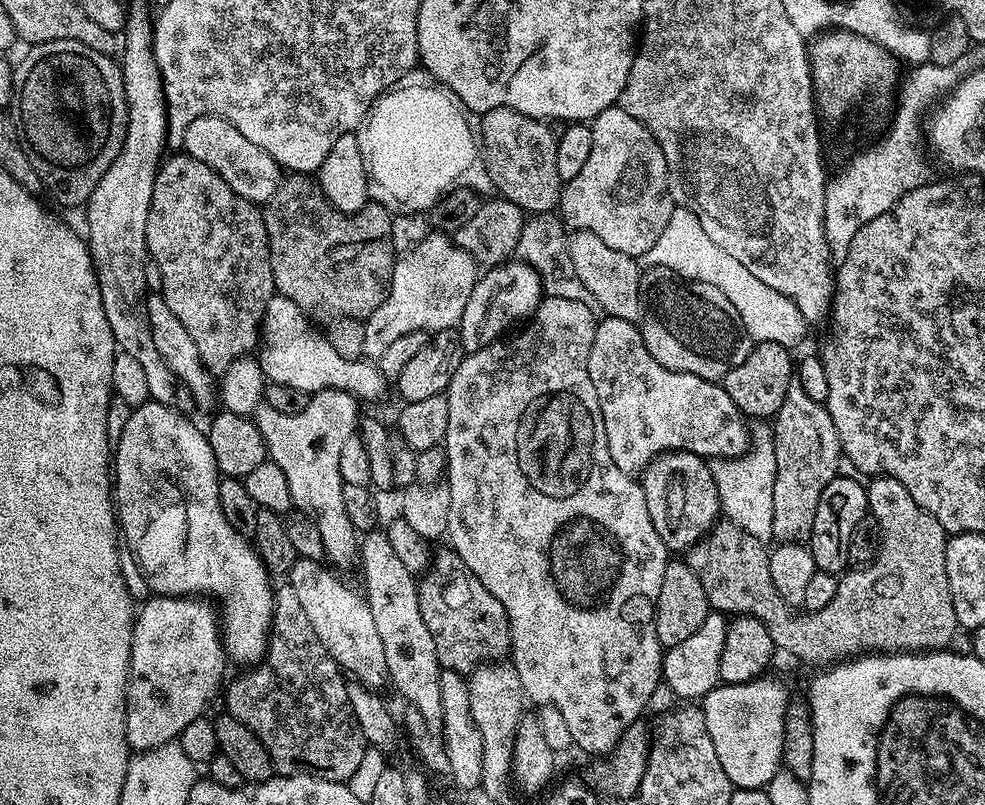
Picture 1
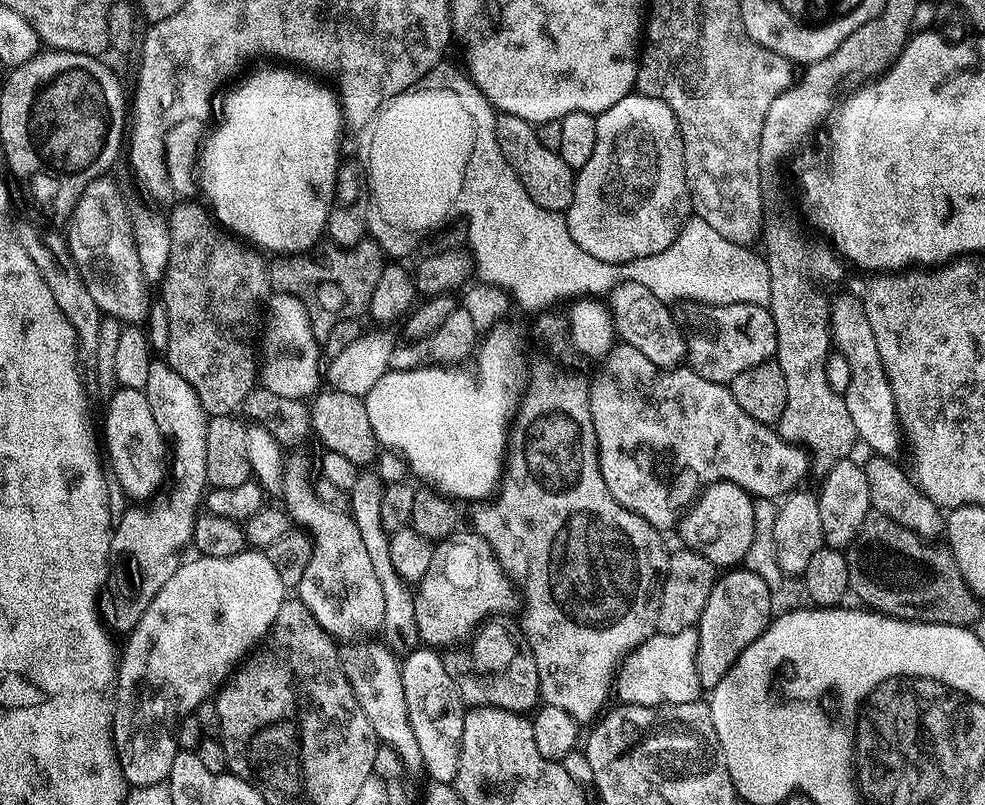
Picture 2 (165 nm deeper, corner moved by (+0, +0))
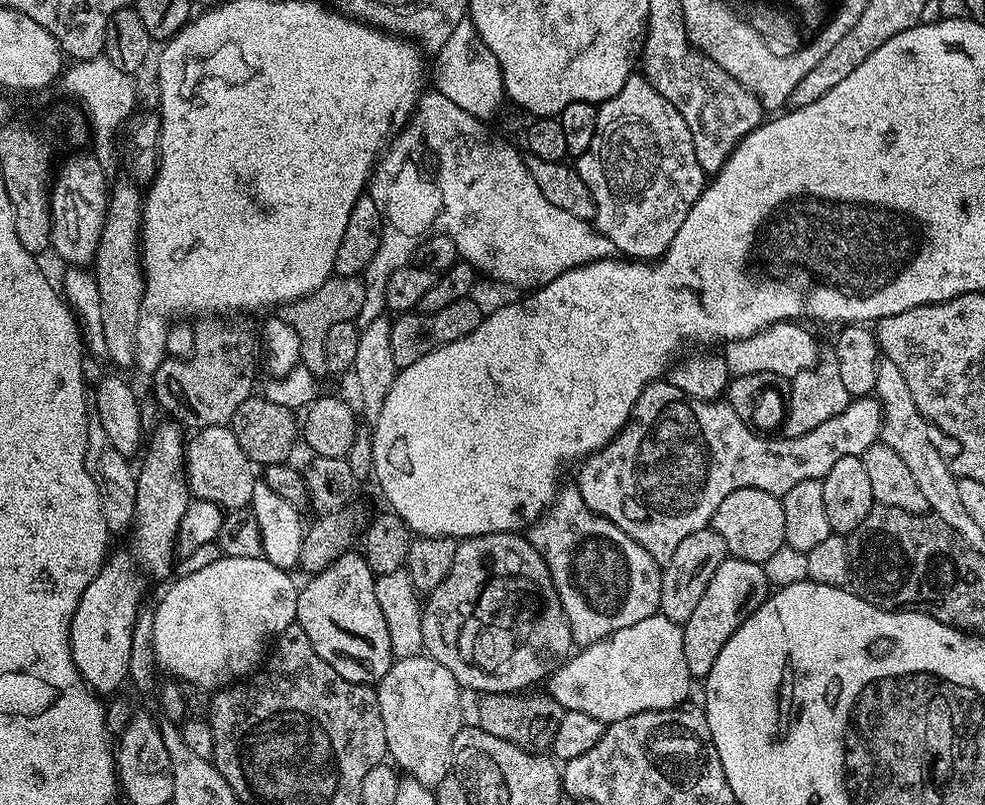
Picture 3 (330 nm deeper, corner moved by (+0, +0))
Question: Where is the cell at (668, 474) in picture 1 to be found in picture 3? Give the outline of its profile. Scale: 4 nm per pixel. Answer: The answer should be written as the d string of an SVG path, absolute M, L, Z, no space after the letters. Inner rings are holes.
M757 488L734 490L734 494L726 494L726 498L722 498L722 506L718 506L718 510L712 515L710 527L722 536L729 557L763 564L779 548L785 547L784 501L779 496L766 494L766 490Z

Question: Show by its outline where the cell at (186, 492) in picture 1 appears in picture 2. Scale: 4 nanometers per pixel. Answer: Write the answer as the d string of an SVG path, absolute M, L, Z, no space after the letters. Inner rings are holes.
M120 386L106 401L106 408L108 413L104 416L102 440L106 445L107 459L108 456L112 459L111 475L114 480L116 475L121 490L132 499L129 501L151 501L161 491L159 488L163 484L165 487L170 460L166 455L166 437L160 432L158 422L154 422L154 414L150 414L150 402L139 387Z

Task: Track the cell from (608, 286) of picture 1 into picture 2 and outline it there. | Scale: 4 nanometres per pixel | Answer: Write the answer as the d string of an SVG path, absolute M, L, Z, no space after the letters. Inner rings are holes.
M633 280L616 284L608 293L608 299L613 331L623 343L634 346L660 368L675 367L683 361L686 354L684 337L667 303L650 293L646 286Z

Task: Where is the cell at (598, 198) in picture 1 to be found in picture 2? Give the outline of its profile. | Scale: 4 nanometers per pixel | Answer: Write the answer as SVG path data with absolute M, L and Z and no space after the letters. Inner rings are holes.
M630 94L626 98L622 98L622 102L614 102L614 106L610 106L610 110L596 116L596 129L598 138L594 142L594 154L590 154L586 166L578 169L572 182L572 201L566 213L570 238L574 238L574 242L578 242L578 246L582 246L582 250L586 250L586 254L594 254L594 258L611 264L629 264L631 260L646 258L650 254L658 254L662 250L666 250L666 246L670 246L670 242L674 242L674 238L679 234L680 225L689 219L692 206L692 195L688 193L686 170L684 169L684 147L680 137L680 127L674 118L674 110L670 110L670 106L666 106L666 102L662 102L658 98Z

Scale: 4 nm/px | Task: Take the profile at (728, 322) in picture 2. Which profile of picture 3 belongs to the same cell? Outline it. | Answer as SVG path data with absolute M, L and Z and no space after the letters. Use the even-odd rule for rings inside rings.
M781 322L763 328L741 340L729 340L723 345L722 355L733 377L756 376L764 372L769 377L791 378L802 370L812 368L818 359L816 340L800 322Z

